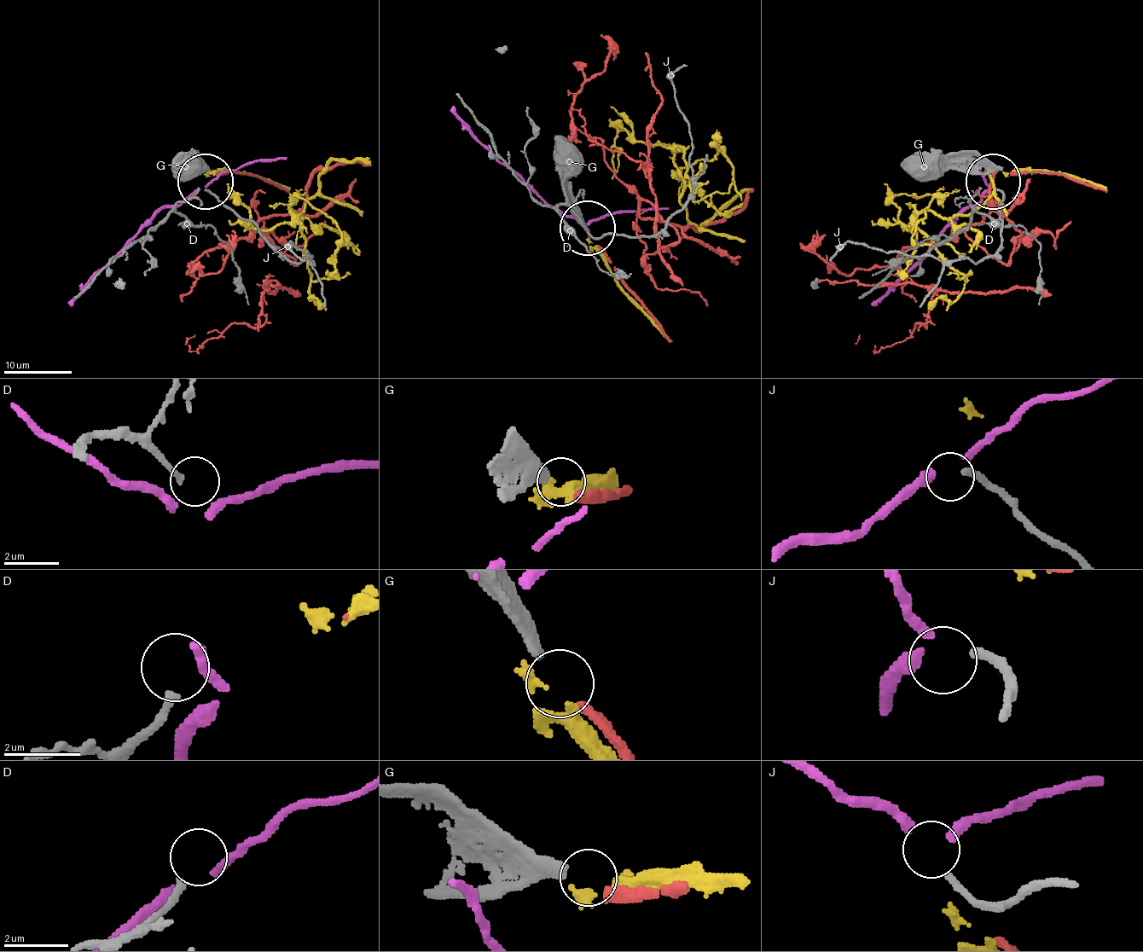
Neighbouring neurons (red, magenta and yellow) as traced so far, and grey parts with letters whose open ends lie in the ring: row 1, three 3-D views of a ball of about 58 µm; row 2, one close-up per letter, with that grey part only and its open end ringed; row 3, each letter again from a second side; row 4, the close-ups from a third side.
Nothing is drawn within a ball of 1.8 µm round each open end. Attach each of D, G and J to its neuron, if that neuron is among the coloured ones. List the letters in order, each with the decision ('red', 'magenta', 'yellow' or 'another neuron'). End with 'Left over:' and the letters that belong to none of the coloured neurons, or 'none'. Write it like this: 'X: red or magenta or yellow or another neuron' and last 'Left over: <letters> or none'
D: another neuron
G: yellow
J: magenta
Left over: D

